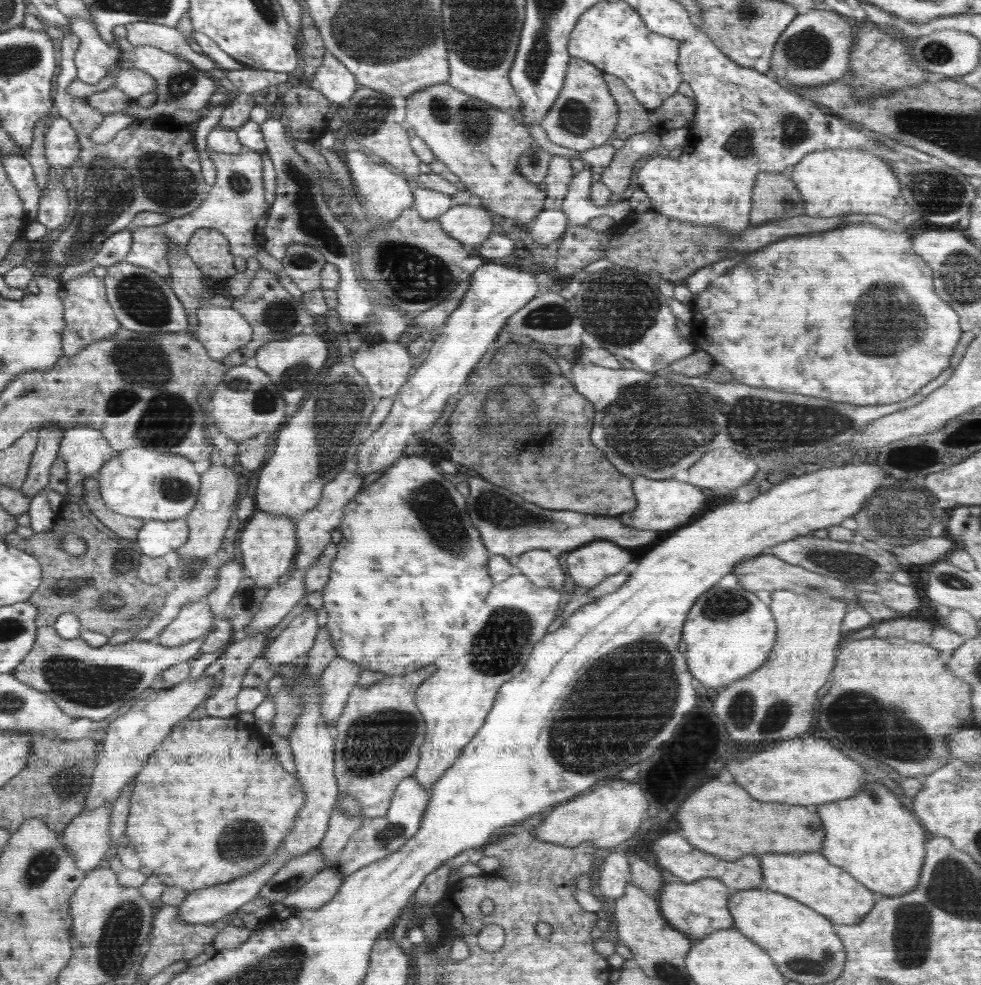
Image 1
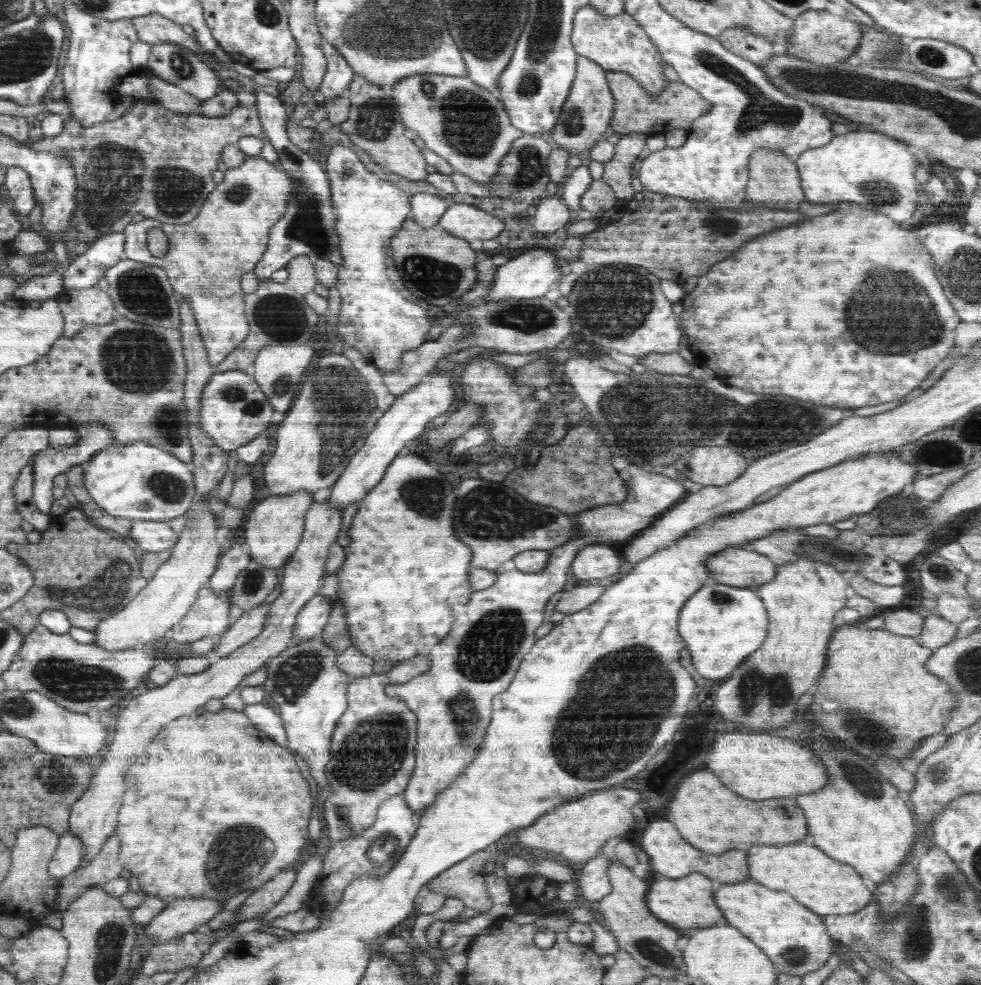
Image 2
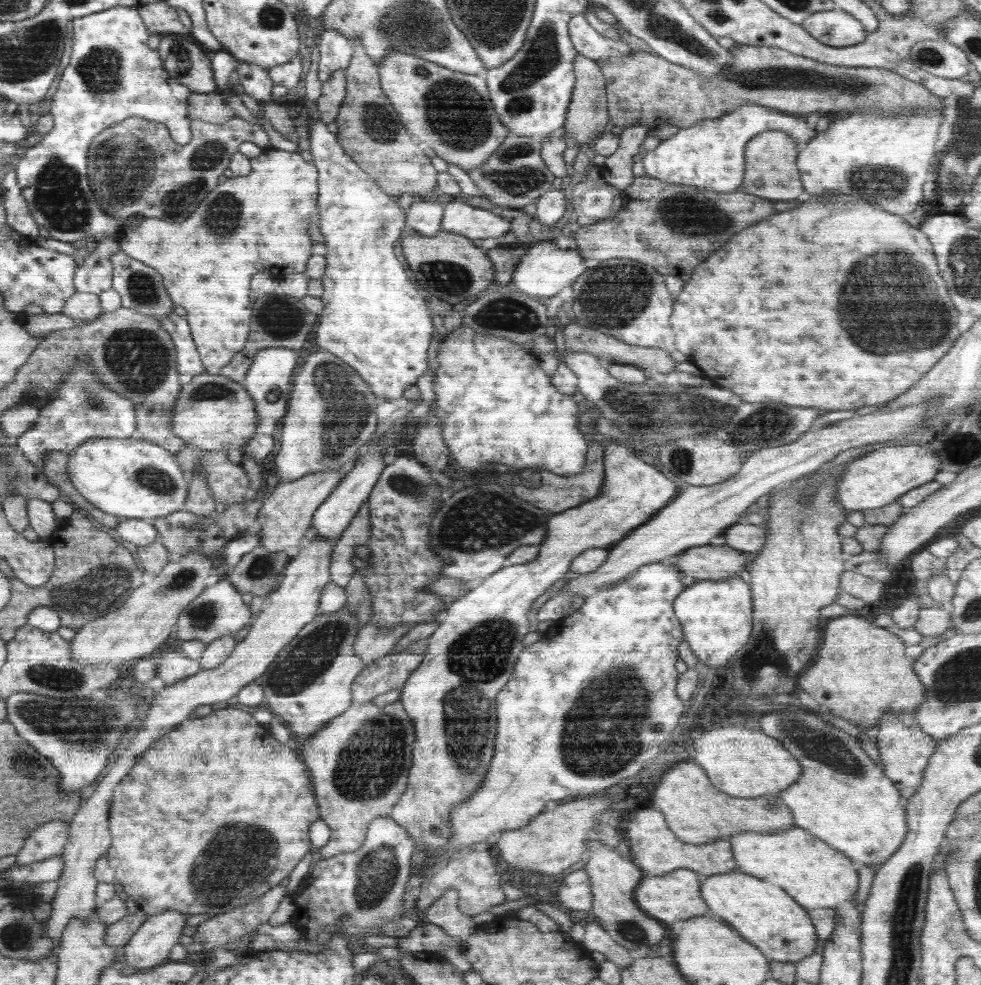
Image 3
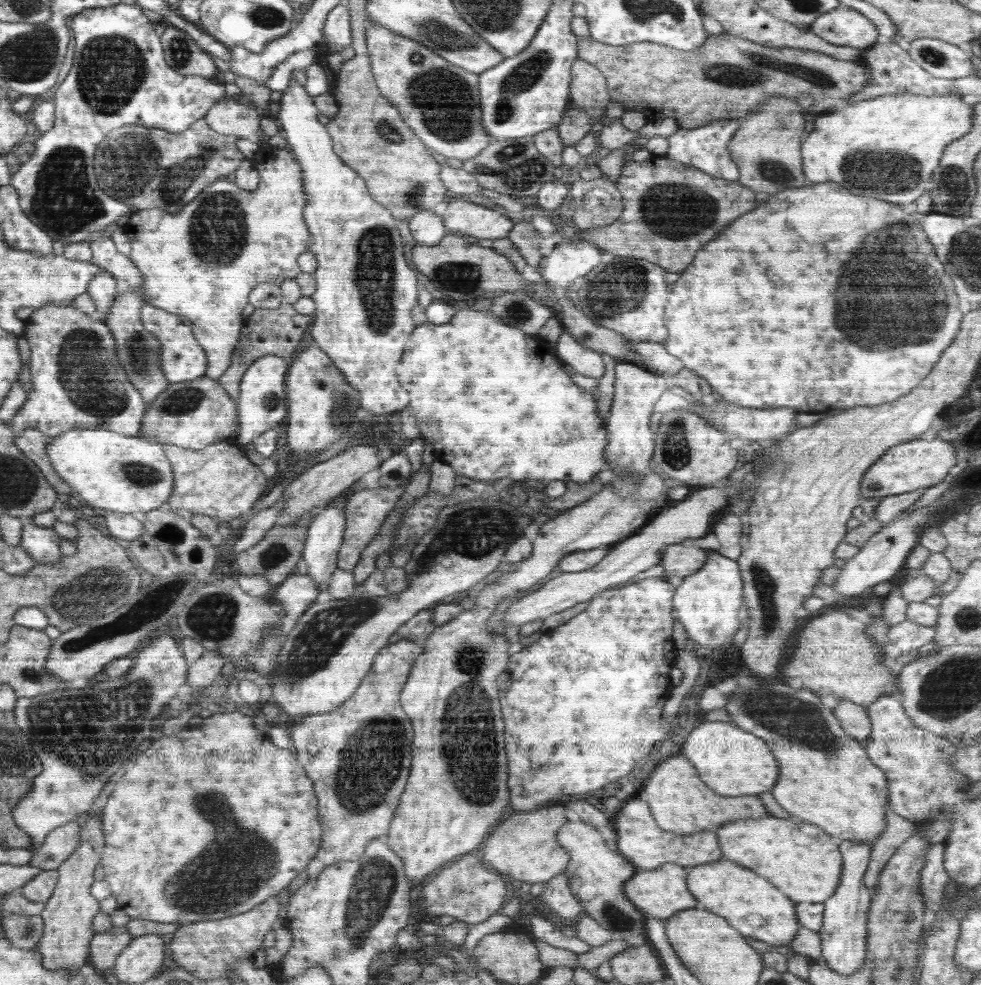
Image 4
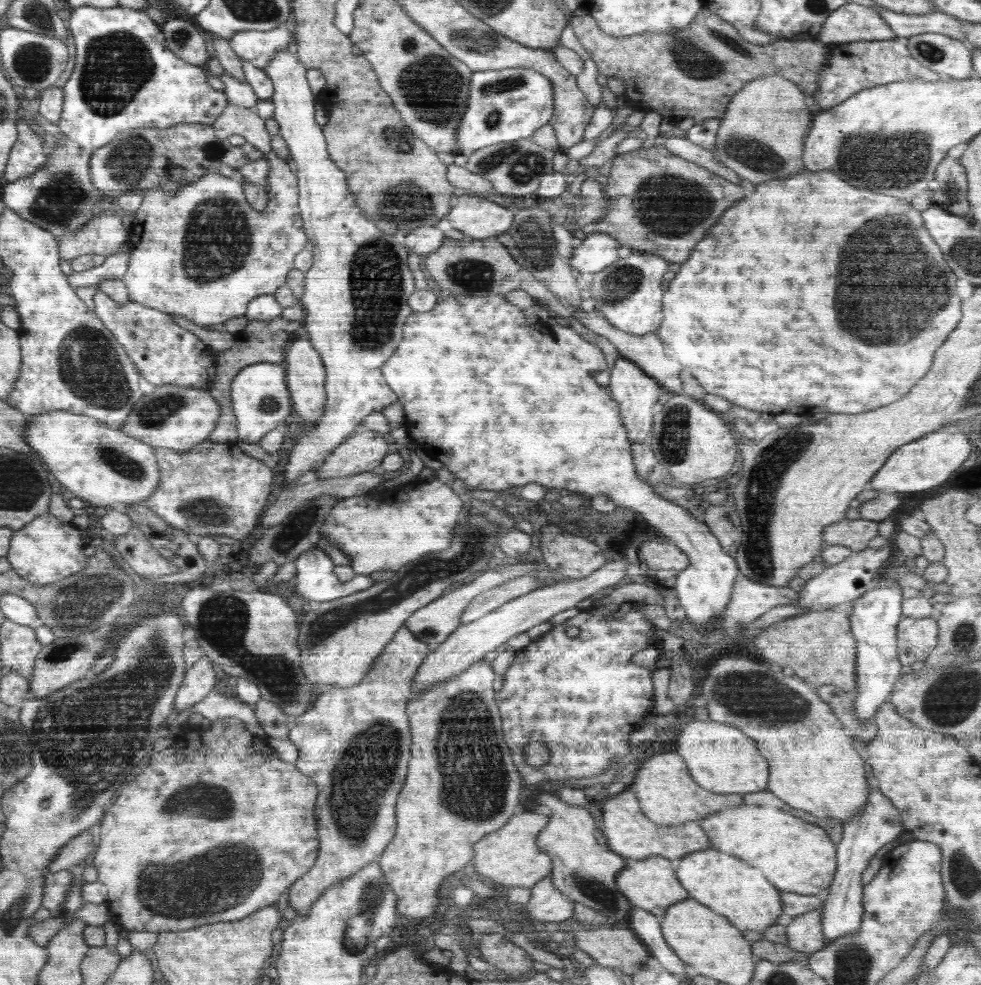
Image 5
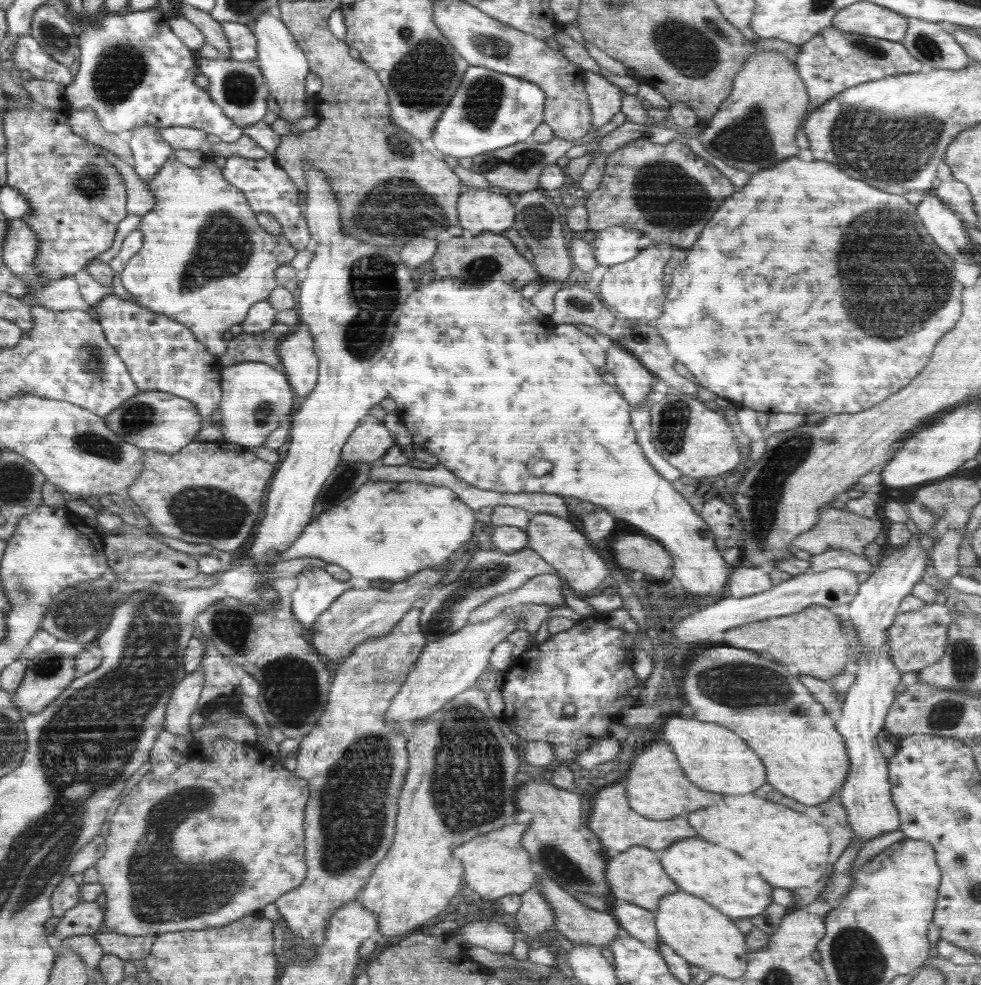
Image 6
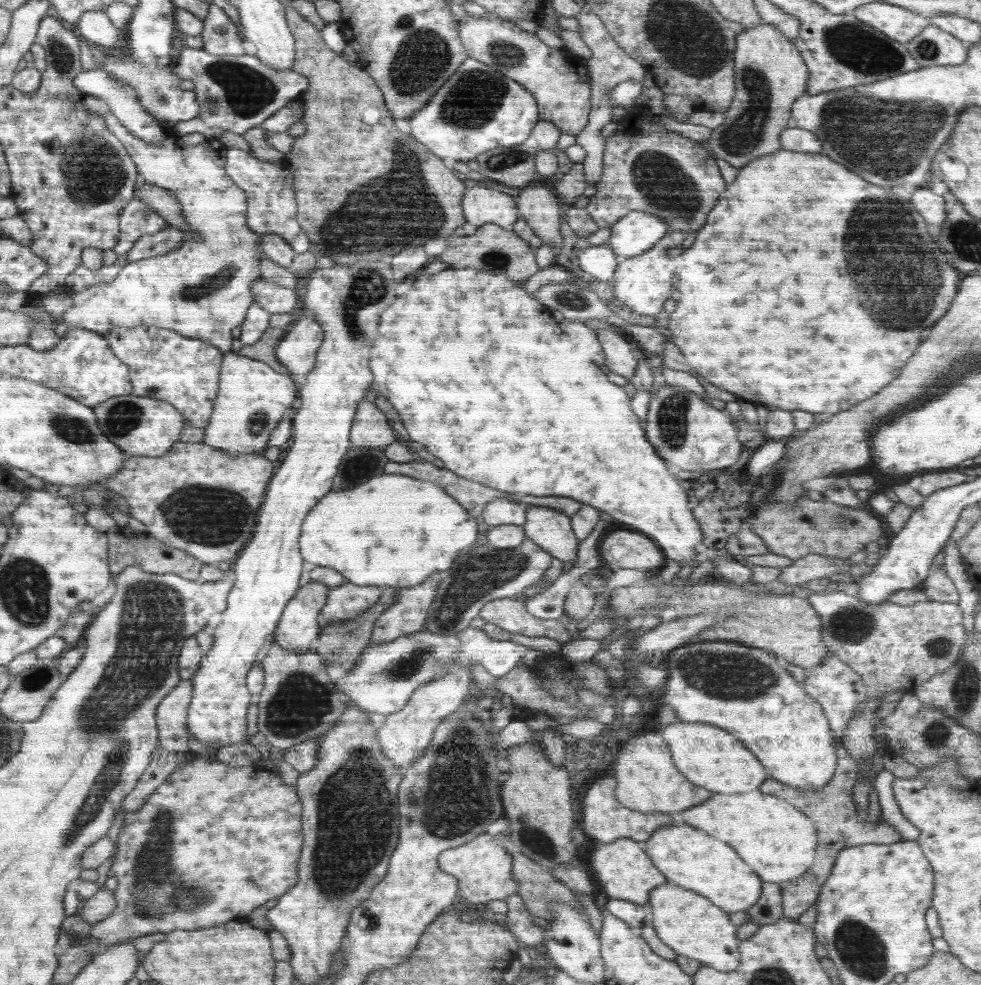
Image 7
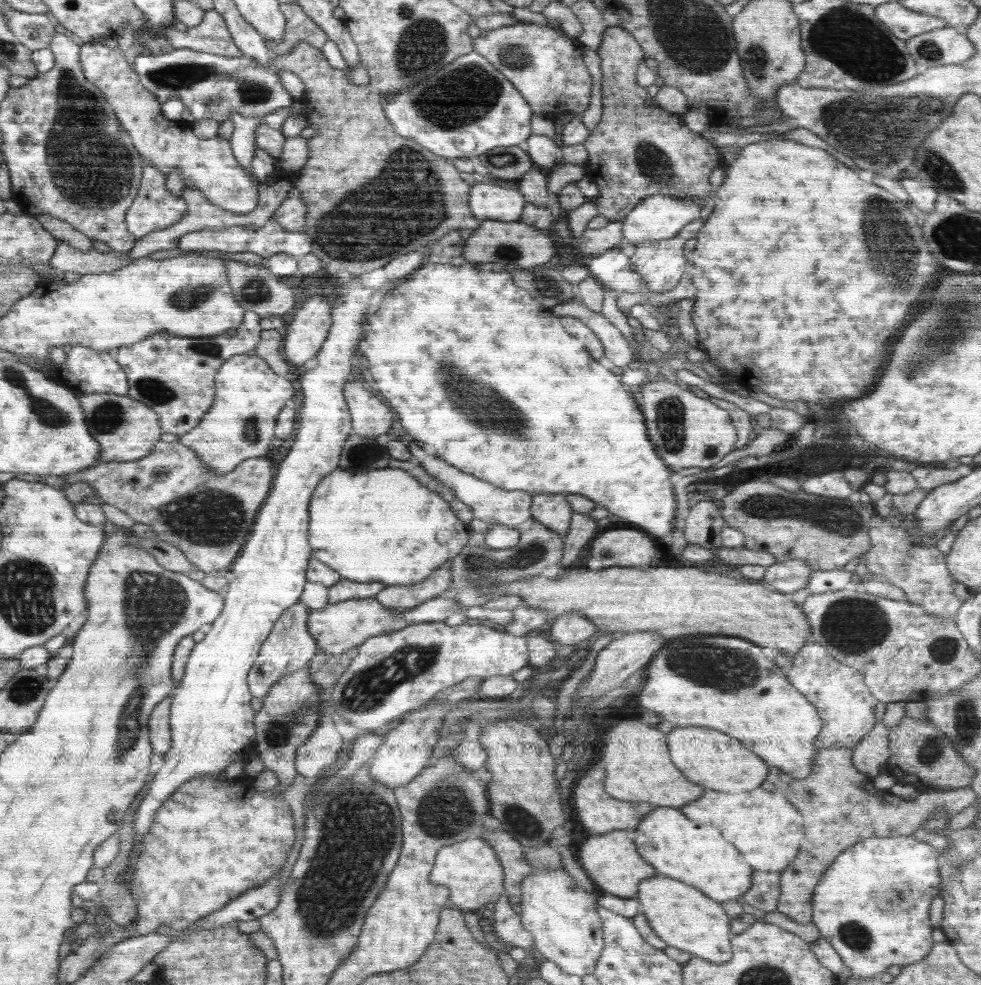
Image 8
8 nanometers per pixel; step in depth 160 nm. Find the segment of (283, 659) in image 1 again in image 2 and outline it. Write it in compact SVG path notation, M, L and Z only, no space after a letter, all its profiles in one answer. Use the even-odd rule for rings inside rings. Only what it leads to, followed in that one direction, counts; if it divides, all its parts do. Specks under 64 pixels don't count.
M318 594L310 600L305 608L298 613L297 624L294 627L293 644L297 645L320 635L328 622L332 609L329 597L322 594Z

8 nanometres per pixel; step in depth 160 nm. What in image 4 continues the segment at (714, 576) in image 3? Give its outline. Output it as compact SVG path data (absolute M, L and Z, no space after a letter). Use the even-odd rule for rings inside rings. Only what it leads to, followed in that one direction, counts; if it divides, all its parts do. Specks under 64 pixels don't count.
M680 543L662 549L659 560L664 568L665 577L679 581L696 572L707 559L707 552L699 547L684 547Z

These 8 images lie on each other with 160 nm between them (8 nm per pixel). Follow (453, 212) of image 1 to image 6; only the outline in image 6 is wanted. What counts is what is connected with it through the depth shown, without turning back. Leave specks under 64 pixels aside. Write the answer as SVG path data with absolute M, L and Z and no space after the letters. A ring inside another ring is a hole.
M488 188L484 190L474 190L474 192L464 192L457 200L457 211L459 214L458 226L470 230L473 235L480 233L501 233L513 226L515 210L512 200L508 200L506 195L490 192Z

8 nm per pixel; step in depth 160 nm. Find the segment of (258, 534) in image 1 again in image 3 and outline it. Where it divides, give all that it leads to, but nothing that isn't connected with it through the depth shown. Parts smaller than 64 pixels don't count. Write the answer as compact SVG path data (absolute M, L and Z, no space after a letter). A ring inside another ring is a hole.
M350 465L345 469L310 473L297 481L280 482L270 497L259 507L261 542L268 553L296 549L301 538L312 526L314 511L331 495L340 482L345 480Z

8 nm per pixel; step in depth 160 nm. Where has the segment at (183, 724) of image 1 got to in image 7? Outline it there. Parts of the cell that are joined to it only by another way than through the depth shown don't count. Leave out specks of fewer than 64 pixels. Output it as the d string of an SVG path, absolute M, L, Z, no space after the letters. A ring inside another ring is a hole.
M212 753L194 758L186 770L177 768L134 813L123 815L115 839L117 853L110 871L118 882L114 912L91 928L85 947L93 954L109 944L174 930L198 930L246 917L270 898L280 898L297 884L302 850L302 802L296 790L282 784L259 764L230 768Z

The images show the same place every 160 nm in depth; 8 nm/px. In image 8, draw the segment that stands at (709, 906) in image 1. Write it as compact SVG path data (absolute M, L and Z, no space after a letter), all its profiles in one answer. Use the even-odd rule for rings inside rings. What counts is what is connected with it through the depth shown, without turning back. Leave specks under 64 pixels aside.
M612 830L606 834L592 834L582 844L579 848L581 866L596 887L619 897L636 898L640 881L657 875L654 867L641 858L634 837L635 831Z

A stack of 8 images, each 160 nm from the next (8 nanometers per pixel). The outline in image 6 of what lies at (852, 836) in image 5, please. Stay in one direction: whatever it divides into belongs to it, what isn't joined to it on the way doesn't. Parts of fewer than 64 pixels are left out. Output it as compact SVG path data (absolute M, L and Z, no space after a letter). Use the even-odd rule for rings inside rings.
M926 534L913 537L909 543L896 547L892 554L876 562L871 575L859 584L856 596L848 603L848 622L855 628L863 647L857 651L859 660L852 667L855 681L845 696L835 728L844 739L850 759L850 773L840 789L840 802L846 809L853 840L860 838L864 845L879 834L900 828L899 814L890 793L887 760L879 750L876 737L883 730L885 716L901 689L901 672L889 657L887 630L899 612L902 599L911 594L914 585L924 576L936 543Z

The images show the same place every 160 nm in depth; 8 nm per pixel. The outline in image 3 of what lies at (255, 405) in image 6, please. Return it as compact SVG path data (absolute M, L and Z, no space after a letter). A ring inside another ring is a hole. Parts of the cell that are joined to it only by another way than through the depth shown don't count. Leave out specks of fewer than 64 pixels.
M265 348L255 354L242 384L256 402L256 411L258 411L260 422L261 418L278 420L287 413L288 398L293 394L293 382L296 380L294 372L298 369L298 352L301 351L291 348Z

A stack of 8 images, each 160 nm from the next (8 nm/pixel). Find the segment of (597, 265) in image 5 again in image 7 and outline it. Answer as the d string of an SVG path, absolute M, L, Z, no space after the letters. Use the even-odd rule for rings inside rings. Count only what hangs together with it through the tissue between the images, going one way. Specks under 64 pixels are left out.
M632 211L615 222L606 243L619 259L646 253L668 232L669 224L660 216L642 211Z

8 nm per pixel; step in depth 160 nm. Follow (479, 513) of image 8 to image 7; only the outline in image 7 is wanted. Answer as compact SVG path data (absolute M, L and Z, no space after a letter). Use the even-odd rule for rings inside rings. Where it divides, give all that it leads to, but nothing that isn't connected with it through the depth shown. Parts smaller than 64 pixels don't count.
M496 497L482 509L483 529L502 525L522 526L526 522L527 507L527 504L506 497Z

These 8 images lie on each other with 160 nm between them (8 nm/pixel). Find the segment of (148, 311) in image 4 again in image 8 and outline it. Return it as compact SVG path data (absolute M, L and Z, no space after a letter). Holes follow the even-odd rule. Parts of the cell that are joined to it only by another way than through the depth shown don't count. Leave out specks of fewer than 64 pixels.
M247 311L246 321L242 322L242 326L236 328L234 336L222 333L213 337L186 337L162 332L151 334L132 346L122 346L114 354L128 375L128 396L152 407L156 414L160 415L160 425L166 434L183 435L188 433L202 420L214 402L215 376L218 369L232 356L255 350L256 345L261 341L261 332L263 331L261 322L262 317Z

